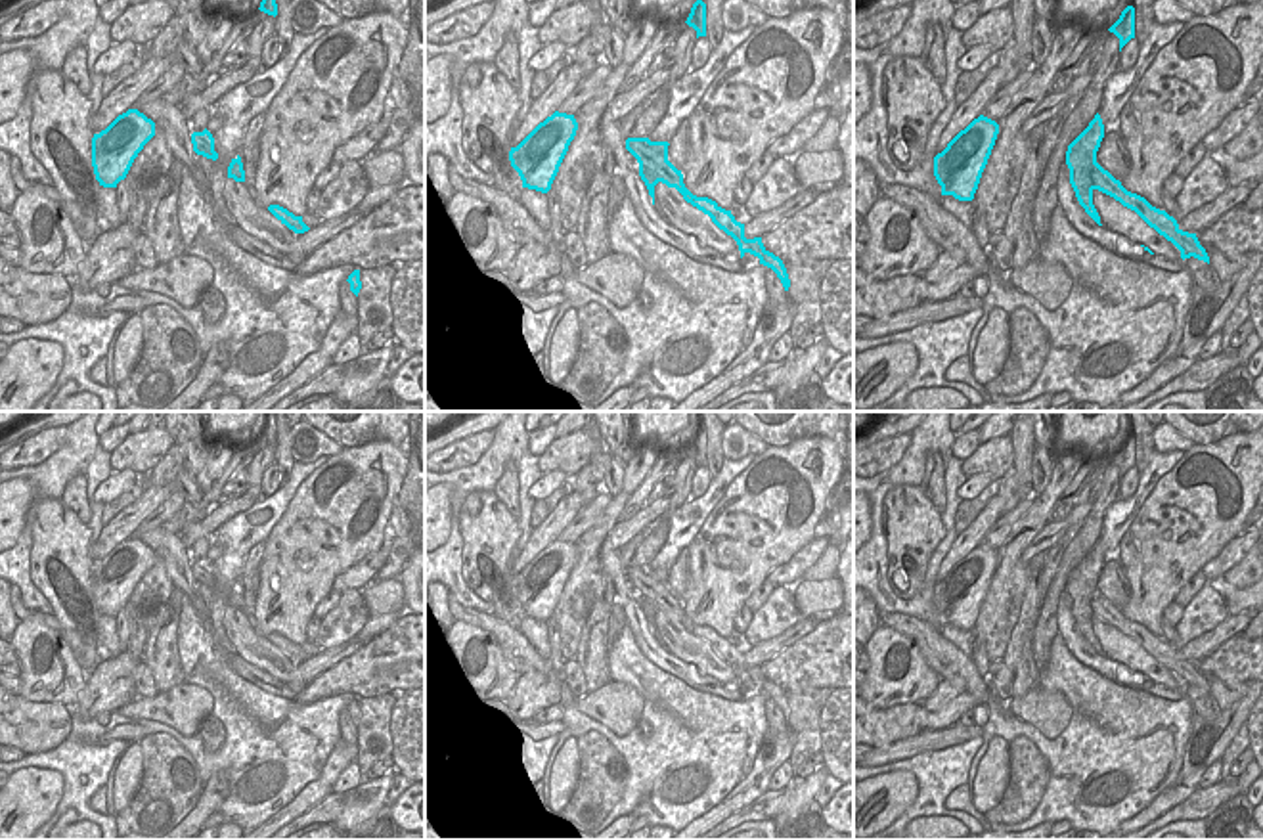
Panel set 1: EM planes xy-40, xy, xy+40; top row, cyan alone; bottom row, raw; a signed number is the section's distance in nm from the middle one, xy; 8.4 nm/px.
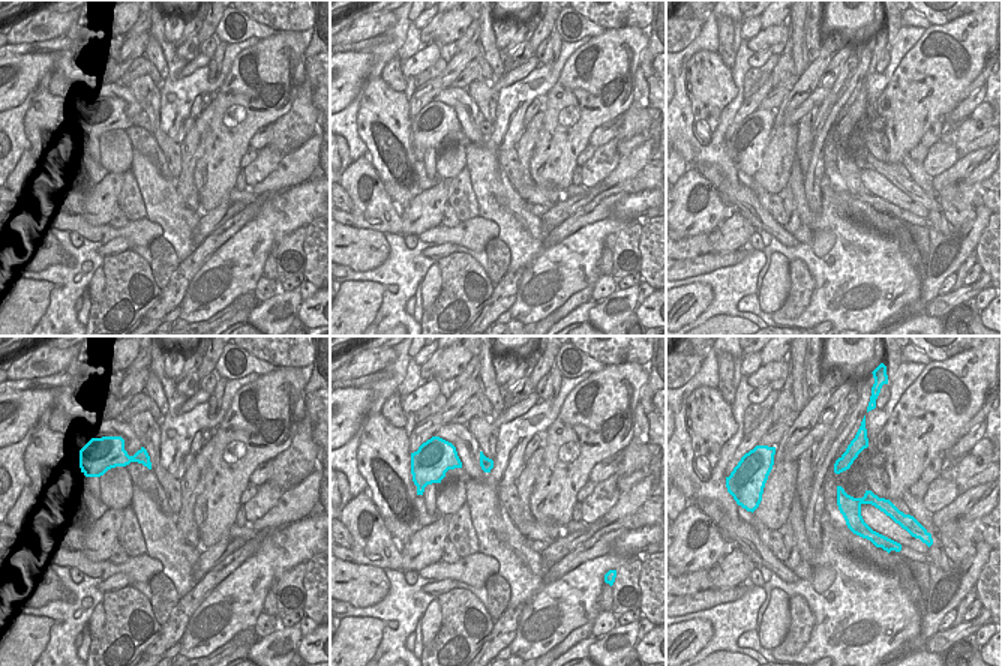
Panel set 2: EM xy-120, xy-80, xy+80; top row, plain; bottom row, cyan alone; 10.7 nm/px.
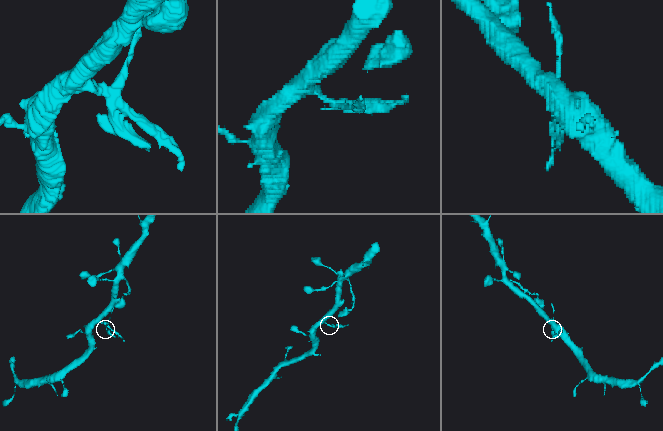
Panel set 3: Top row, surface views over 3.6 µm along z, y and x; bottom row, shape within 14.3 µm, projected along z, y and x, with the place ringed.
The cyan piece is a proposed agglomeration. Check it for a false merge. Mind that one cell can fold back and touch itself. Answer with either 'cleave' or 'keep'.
cleave

